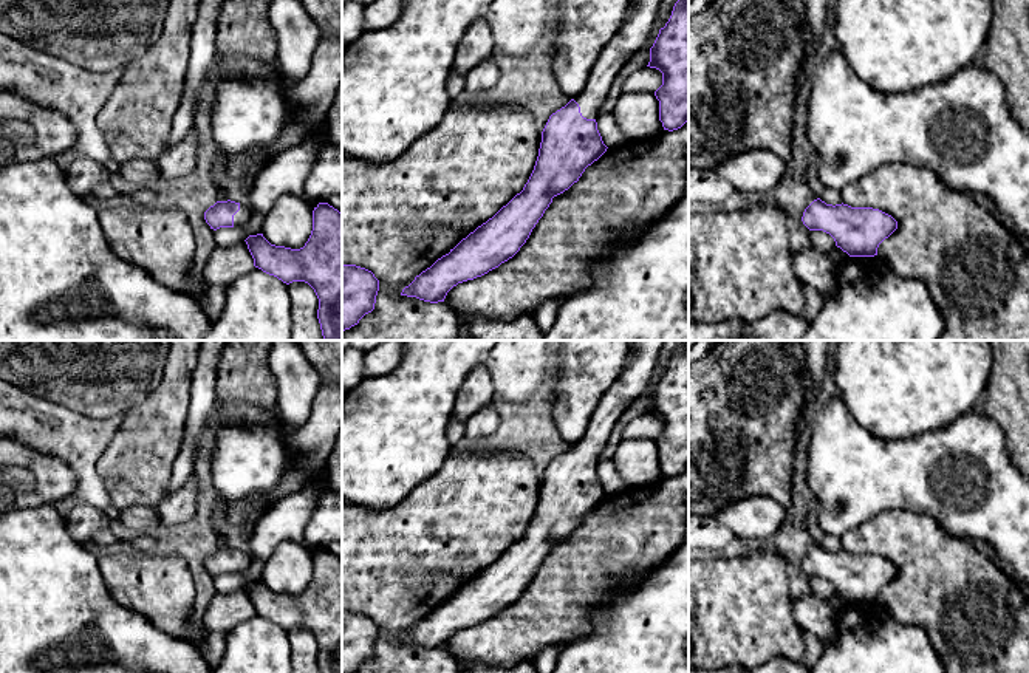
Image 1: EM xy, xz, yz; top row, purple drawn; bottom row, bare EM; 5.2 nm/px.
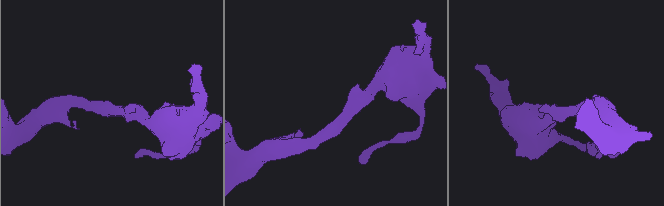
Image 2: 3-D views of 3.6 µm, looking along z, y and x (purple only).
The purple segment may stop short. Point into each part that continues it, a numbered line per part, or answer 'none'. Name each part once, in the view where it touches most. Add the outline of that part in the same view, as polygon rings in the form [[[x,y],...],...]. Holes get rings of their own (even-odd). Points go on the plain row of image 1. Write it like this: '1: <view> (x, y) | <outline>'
1: xz (632, 382) | [[[631,340],[631,356],[613,385],[600,398],[585,435],[574,444],[586,466],[597,466],[619,418],[651,381],[665,340]]]

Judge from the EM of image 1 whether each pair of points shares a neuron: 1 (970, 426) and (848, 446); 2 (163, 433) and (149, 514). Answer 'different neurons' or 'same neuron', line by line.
1: same neuron
2: different neurons

